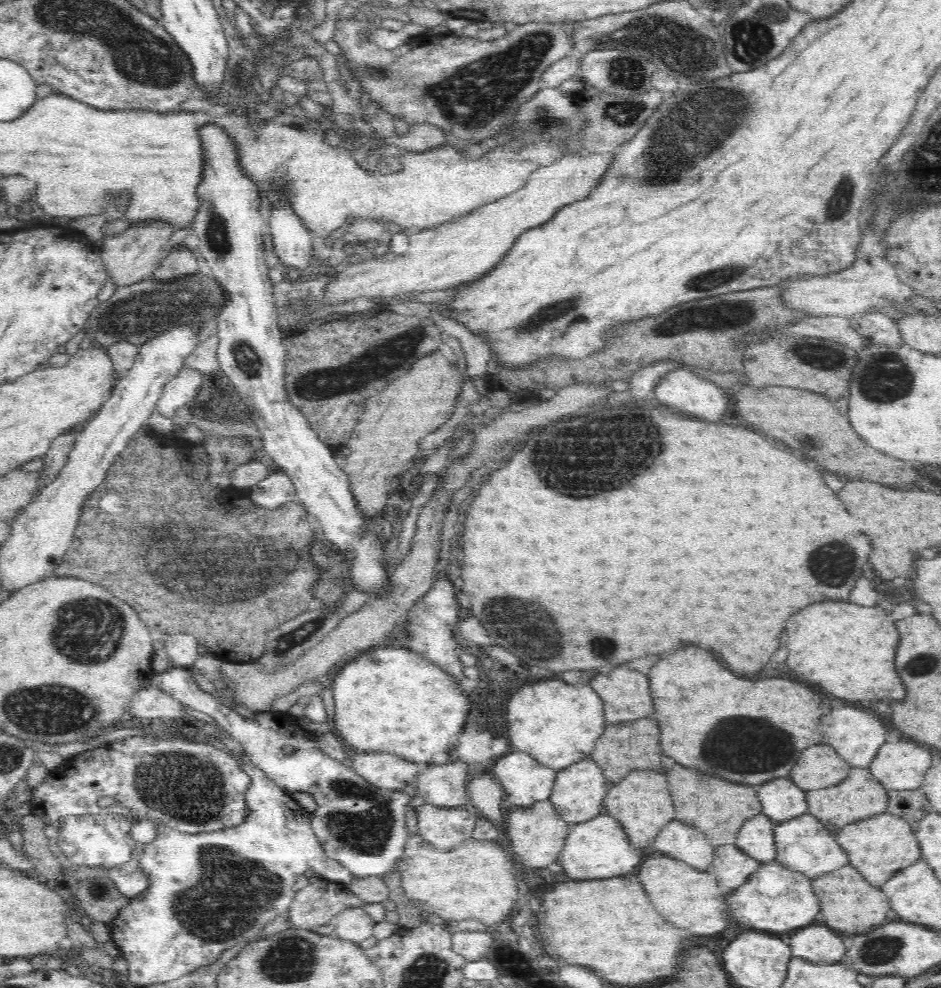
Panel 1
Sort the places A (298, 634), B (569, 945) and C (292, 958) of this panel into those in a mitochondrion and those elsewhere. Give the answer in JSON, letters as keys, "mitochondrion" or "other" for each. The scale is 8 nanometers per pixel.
{"A":"mitochondrion","B":"other","C":"mitochondrion"}

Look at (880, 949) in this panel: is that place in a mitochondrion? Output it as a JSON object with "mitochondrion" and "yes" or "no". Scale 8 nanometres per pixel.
{"mitochondrion":"yes"}

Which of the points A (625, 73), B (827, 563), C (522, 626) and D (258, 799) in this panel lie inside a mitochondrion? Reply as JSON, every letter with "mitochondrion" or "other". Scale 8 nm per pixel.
{"A":"mitochondrion","B":"mitochondrion","C":"mitochondrion","D":"other"}

